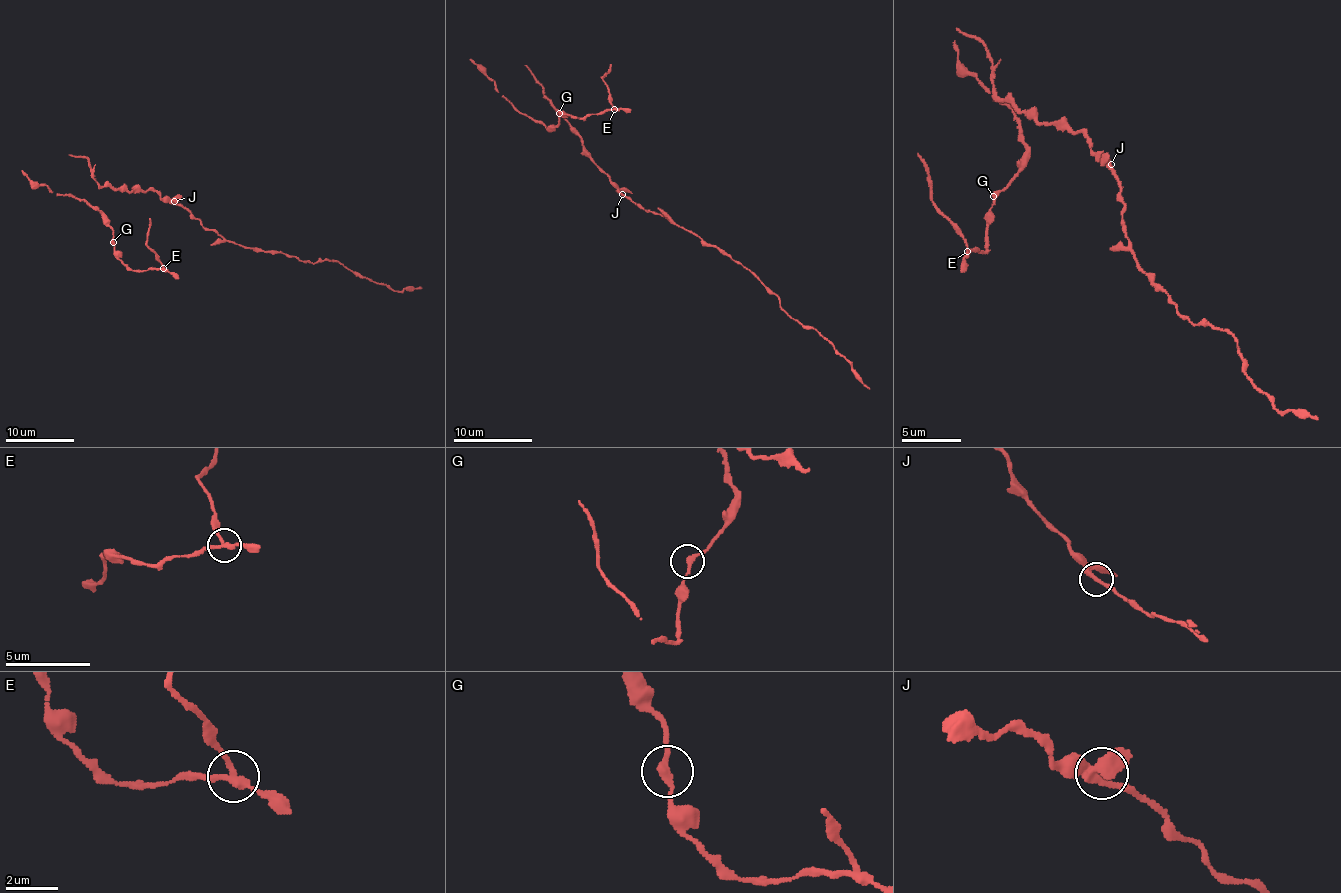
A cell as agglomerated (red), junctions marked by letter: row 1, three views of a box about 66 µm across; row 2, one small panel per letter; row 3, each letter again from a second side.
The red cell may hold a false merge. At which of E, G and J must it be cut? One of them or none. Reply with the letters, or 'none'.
E

